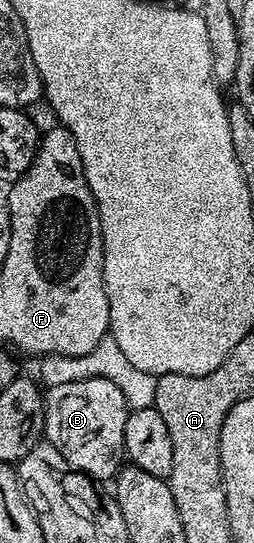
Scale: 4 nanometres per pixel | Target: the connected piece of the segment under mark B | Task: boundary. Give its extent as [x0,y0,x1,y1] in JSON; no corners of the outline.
[43,378,129,477]

